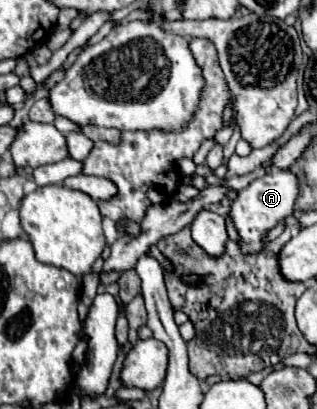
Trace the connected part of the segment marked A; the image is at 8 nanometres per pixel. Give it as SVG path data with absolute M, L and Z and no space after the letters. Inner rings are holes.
M271 170L265 176L253 180L247 188L237 192L237 198L231 202L229 218L239 234L239 248L243 254L257 254L265 248L265 236L271 228L275 228L281 220L293 214L293 204L299 192L297 178L287 170Z

